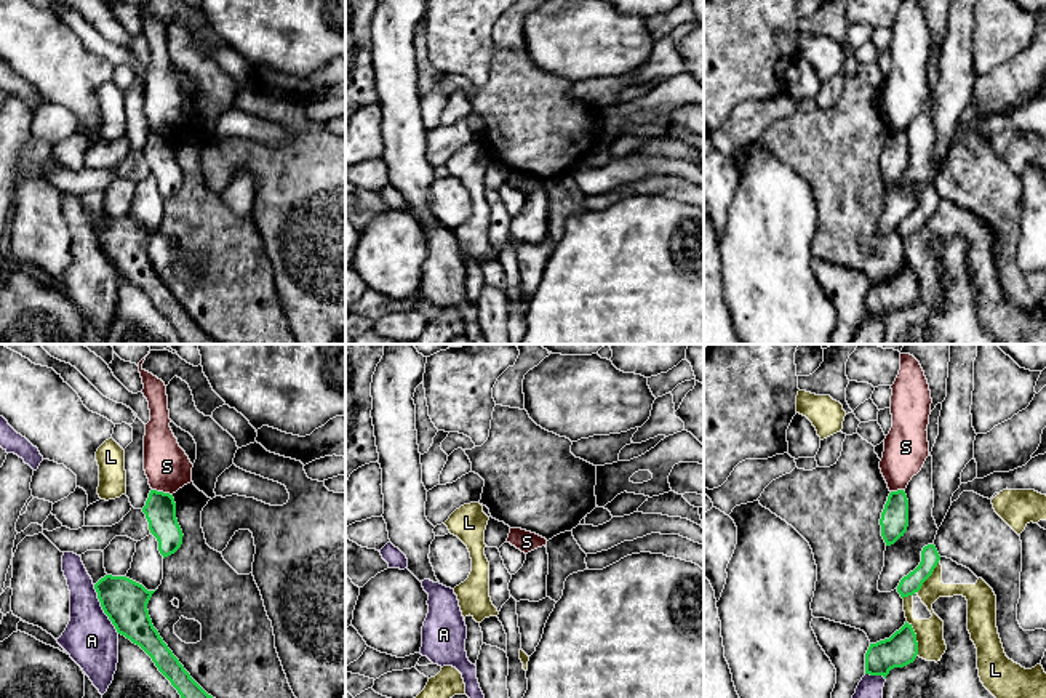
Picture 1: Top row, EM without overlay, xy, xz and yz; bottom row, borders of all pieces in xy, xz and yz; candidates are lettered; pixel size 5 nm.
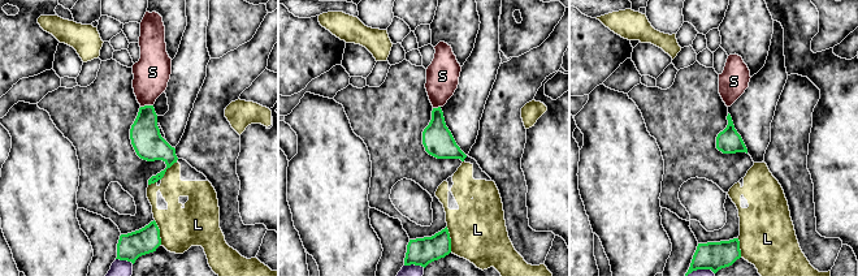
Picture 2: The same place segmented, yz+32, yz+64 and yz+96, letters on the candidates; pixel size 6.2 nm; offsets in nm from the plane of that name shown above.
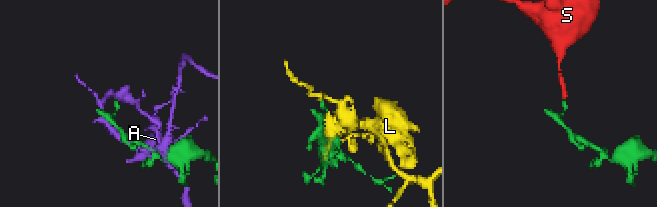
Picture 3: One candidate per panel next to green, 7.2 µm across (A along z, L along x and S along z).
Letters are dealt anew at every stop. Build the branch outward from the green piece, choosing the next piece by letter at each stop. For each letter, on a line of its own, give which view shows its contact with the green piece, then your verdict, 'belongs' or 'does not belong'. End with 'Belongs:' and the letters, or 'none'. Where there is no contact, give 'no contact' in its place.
A: meets green in xy; does not belong
L: meets green in yz; does not belong
S: meets green in xy; does not belong
Belongs: none

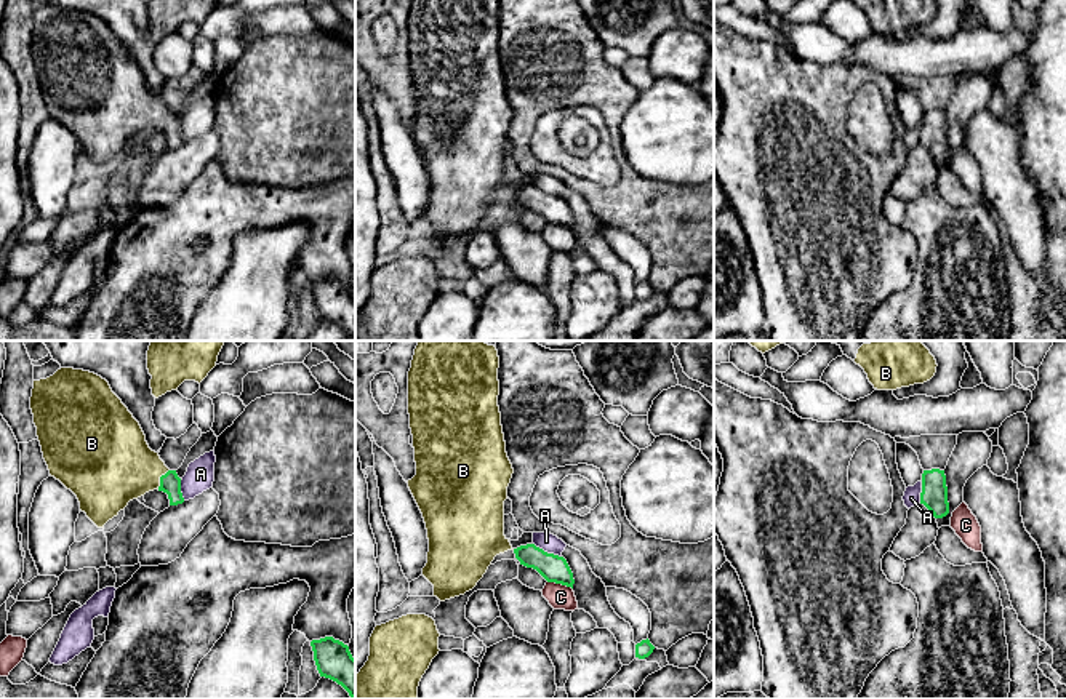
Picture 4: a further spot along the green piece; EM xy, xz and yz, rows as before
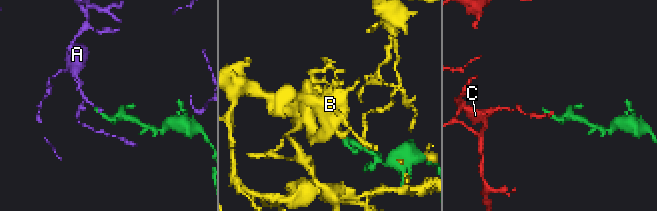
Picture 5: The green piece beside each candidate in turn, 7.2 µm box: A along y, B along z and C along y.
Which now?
A: meets green in xz; does not belong
B: meets green in xy; belongs
C: meets green in xz; does not belong
Belongs: B

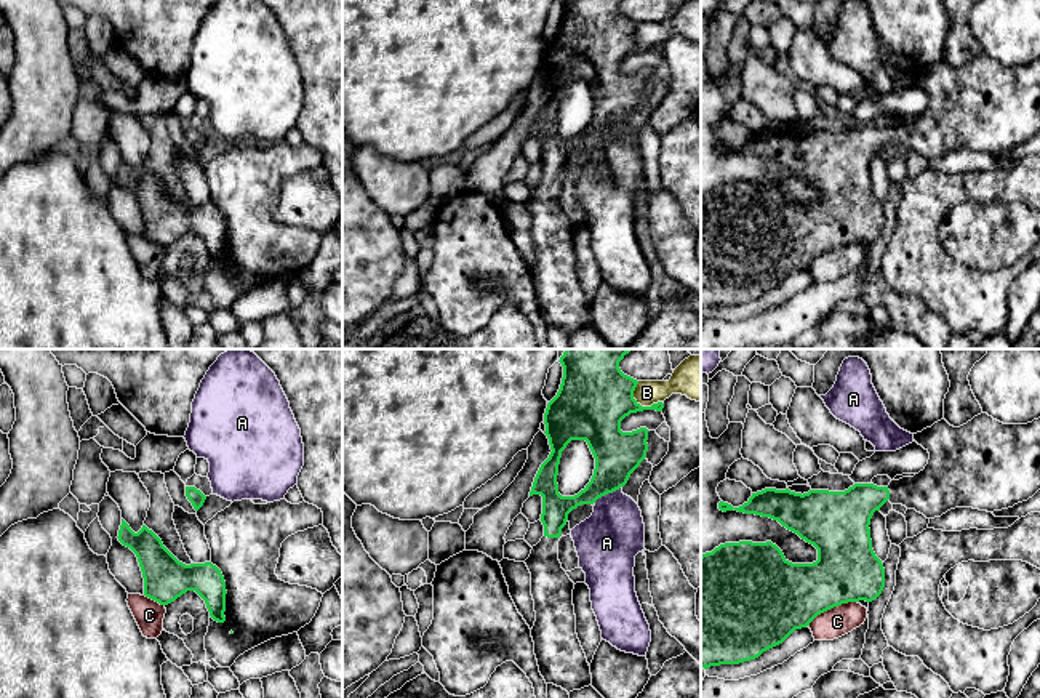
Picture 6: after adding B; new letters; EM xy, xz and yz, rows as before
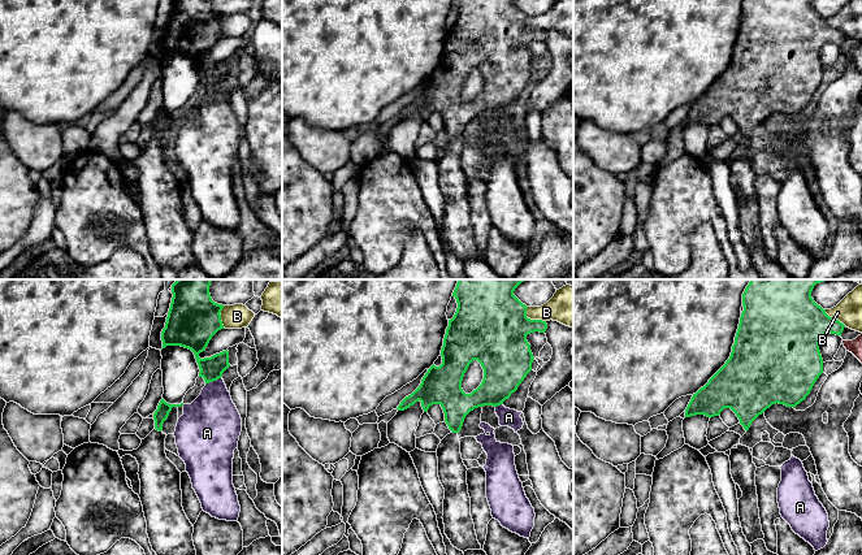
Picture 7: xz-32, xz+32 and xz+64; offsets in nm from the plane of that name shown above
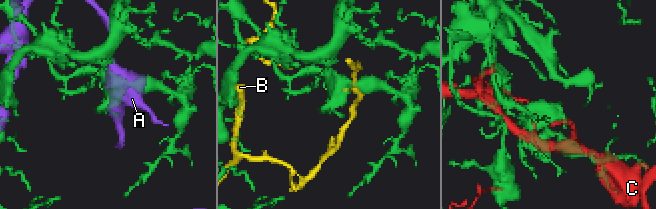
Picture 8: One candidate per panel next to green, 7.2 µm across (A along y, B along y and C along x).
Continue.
A: meets green in xz; does not belong
B: meets green in xz; does not belong
C: meets green in yz; does not belong
Belongs: none

